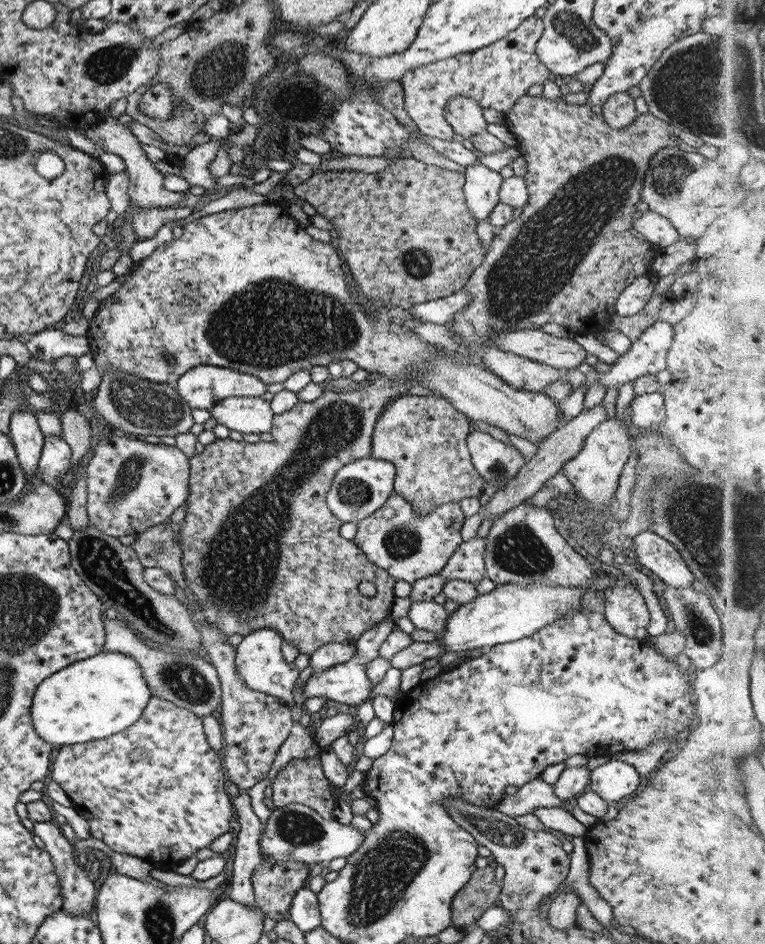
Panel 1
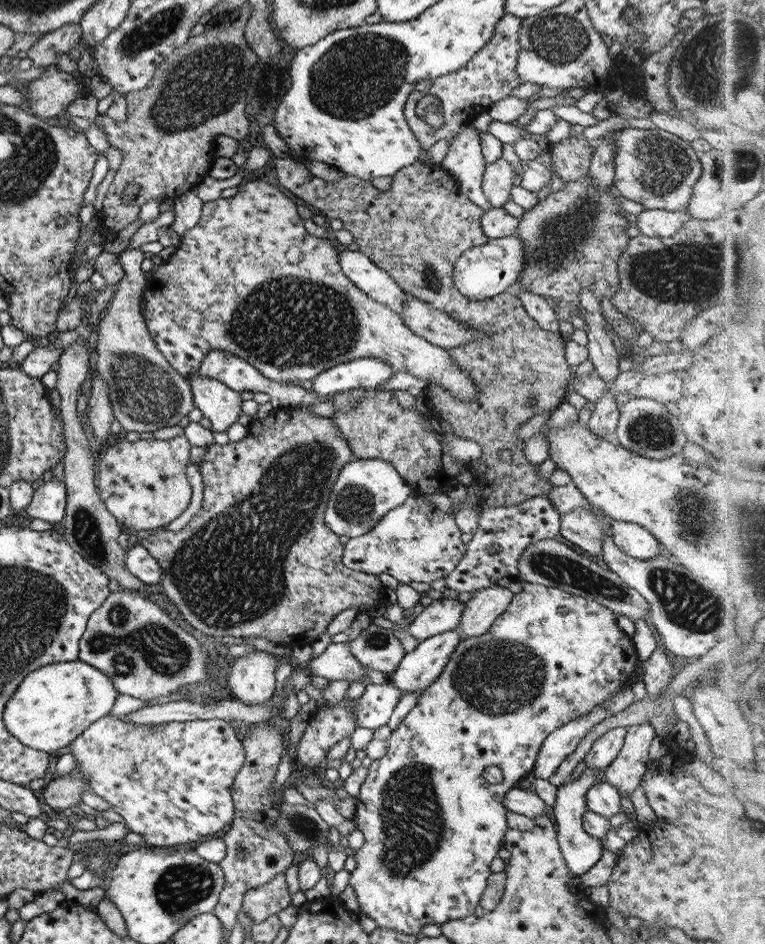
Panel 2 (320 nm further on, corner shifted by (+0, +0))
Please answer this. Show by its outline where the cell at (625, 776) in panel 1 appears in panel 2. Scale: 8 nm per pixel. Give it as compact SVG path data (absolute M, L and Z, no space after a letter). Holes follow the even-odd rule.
M601 778L589 788L584 797L586 810L611 818L621 809L620 797L618 790Z

